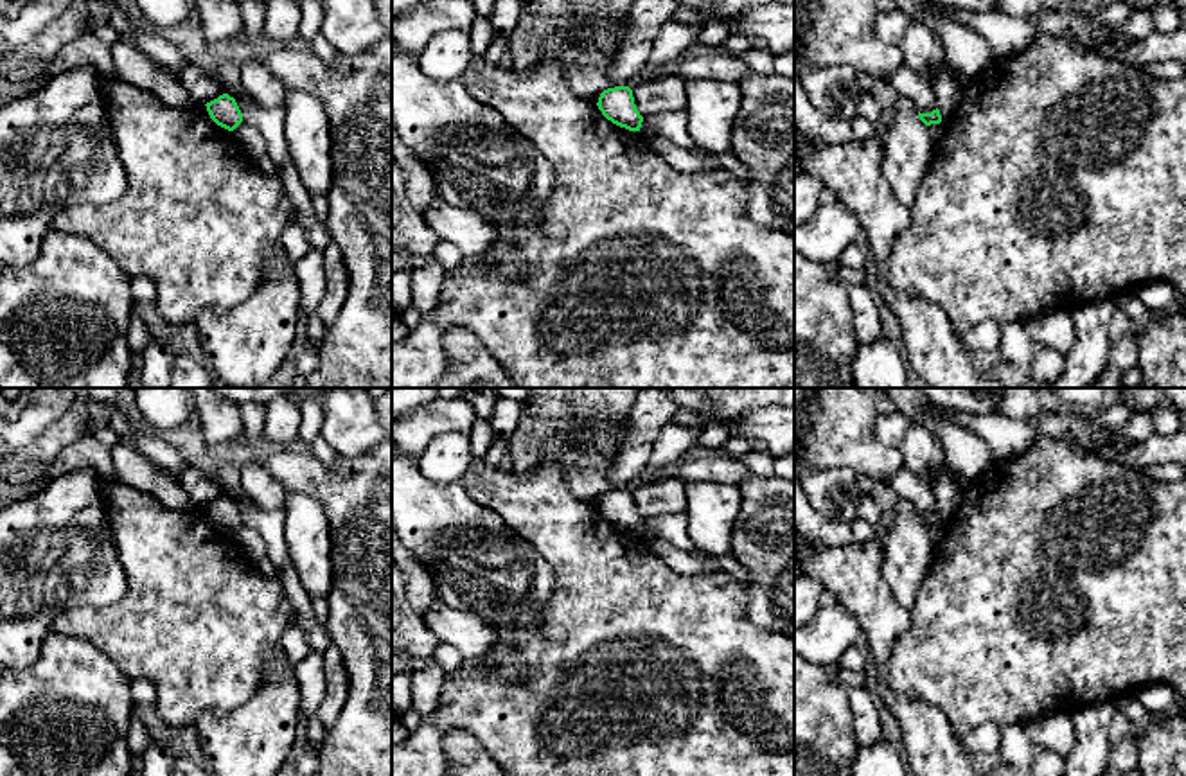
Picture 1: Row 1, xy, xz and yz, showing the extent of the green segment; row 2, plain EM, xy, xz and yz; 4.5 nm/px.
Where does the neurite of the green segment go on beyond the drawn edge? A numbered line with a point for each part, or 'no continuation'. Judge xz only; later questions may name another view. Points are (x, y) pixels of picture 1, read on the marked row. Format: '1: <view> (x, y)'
no continuation

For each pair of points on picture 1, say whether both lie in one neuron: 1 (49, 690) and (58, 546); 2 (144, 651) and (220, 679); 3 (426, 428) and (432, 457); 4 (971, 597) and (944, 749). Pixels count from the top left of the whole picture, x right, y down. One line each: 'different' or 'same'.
1: different
2: same
3: different
4: different

